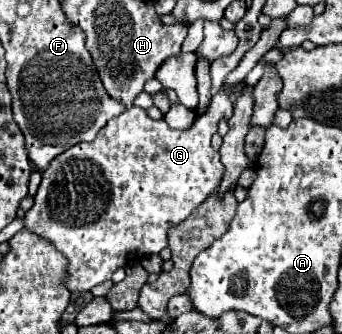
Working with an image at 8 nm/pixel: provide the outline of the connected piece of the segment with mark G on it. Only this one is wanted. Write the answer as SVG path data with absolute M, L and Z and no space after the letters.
M245 81L235 87L223 85L219 93L213 95L207 113L197 117L185 131L167 127L163 119L151 119L141 107L131 107L111 119L111 123L99 131L95 141L77 143L51 161L49 169L43 171L43 181L35 193L35 205L25 213L25 229L43 235L55 243L57 251L67 255L69 291L89 291L111 279L115 269L151 253L159 253L167 247L169 229L187 219L219 187L223 179L223 163L219 153L211 147L211 135L217 131L217 123L233 113L231 95L239 93L243 85Z

